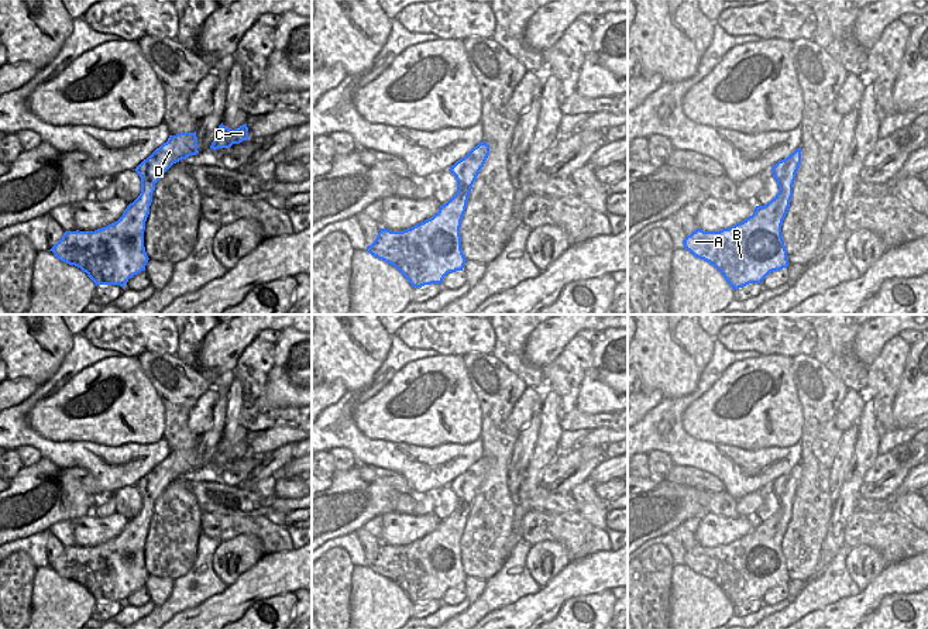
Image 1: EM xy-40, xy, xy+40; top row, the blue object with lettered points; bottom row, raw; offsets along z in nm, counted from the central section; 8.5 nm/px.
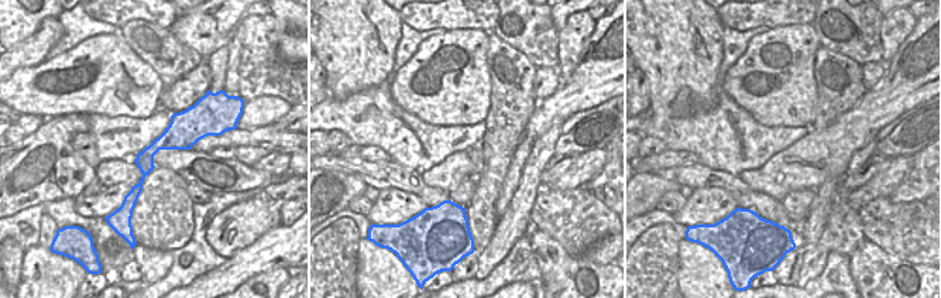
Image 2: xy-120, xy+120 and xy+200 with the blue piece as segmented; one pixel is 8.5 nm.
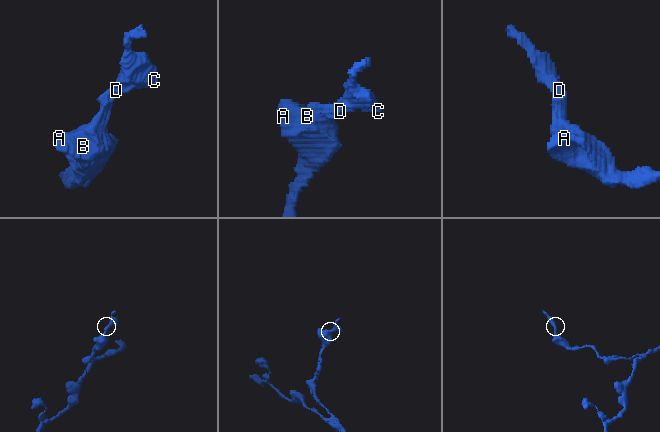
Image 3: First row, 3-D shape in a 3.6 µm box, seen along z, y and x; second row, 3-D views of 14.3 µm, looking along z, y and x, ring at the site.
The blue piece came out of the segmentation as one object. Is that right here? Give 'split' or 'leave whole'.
leave whole

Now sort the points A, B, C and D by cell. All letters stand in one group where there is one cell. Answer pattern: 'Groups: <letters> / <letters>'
Groups: A B C D.

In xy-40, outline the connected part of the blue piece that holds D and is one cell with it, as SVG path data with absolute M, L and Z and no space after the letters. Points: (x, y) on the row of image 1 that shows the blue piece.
M196 131L169 135L135 168L141 178L141 193L117 221L94 231L65 231L49 251L86 272L96 286L124 288L130 278L145 271L149 259L144 247L144 230L155 183L173 164L196 154Z

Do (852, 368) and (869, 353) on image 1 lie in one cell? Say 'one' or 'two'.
two

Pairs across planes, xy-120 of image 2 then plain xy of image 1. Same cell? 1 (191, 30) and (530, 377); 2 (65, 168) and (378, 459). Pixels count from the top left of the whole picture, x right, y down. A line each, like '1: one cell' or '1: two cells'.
1: two cells
2: two cells

